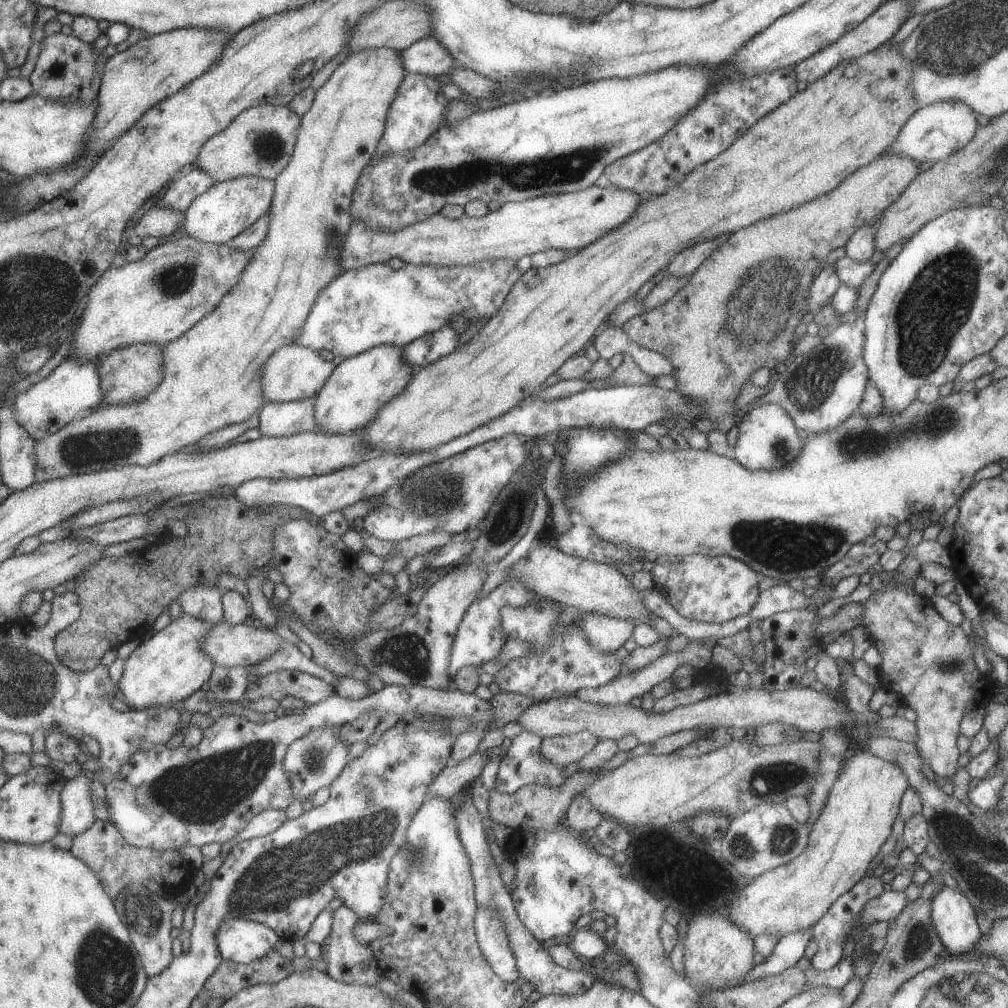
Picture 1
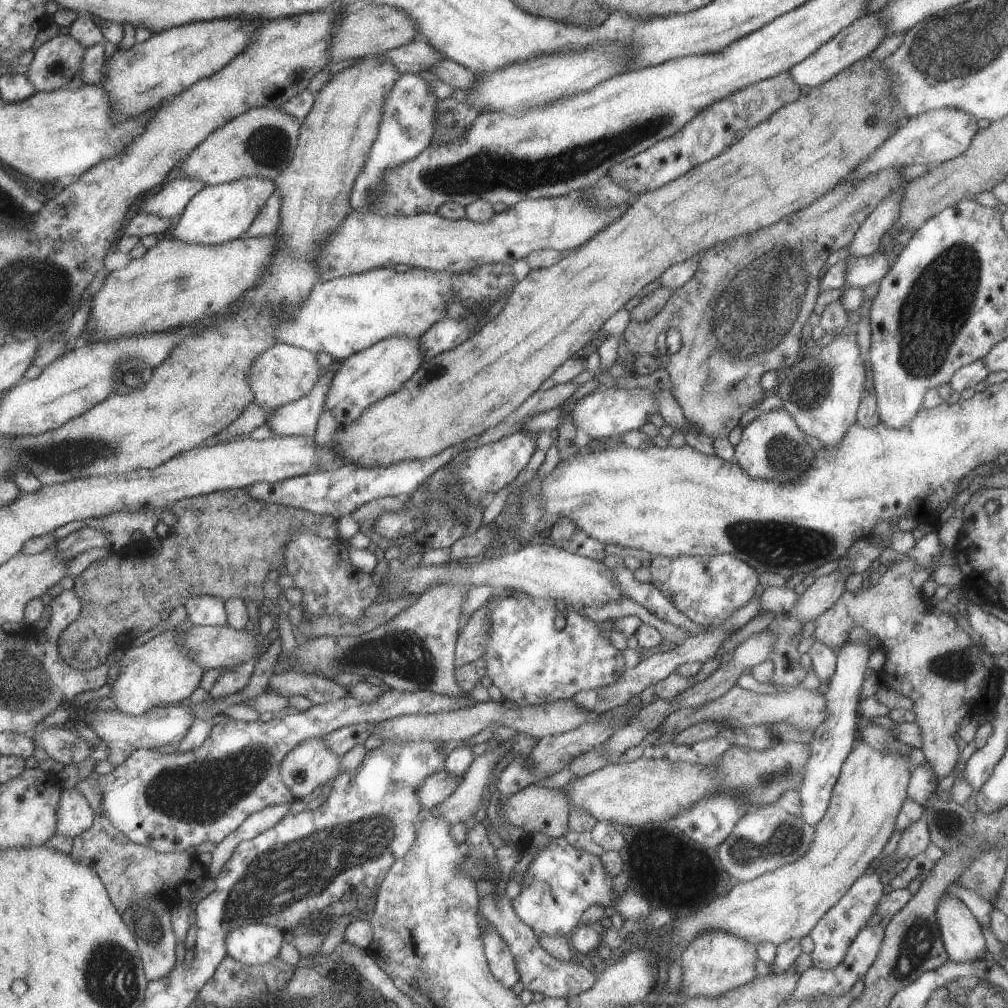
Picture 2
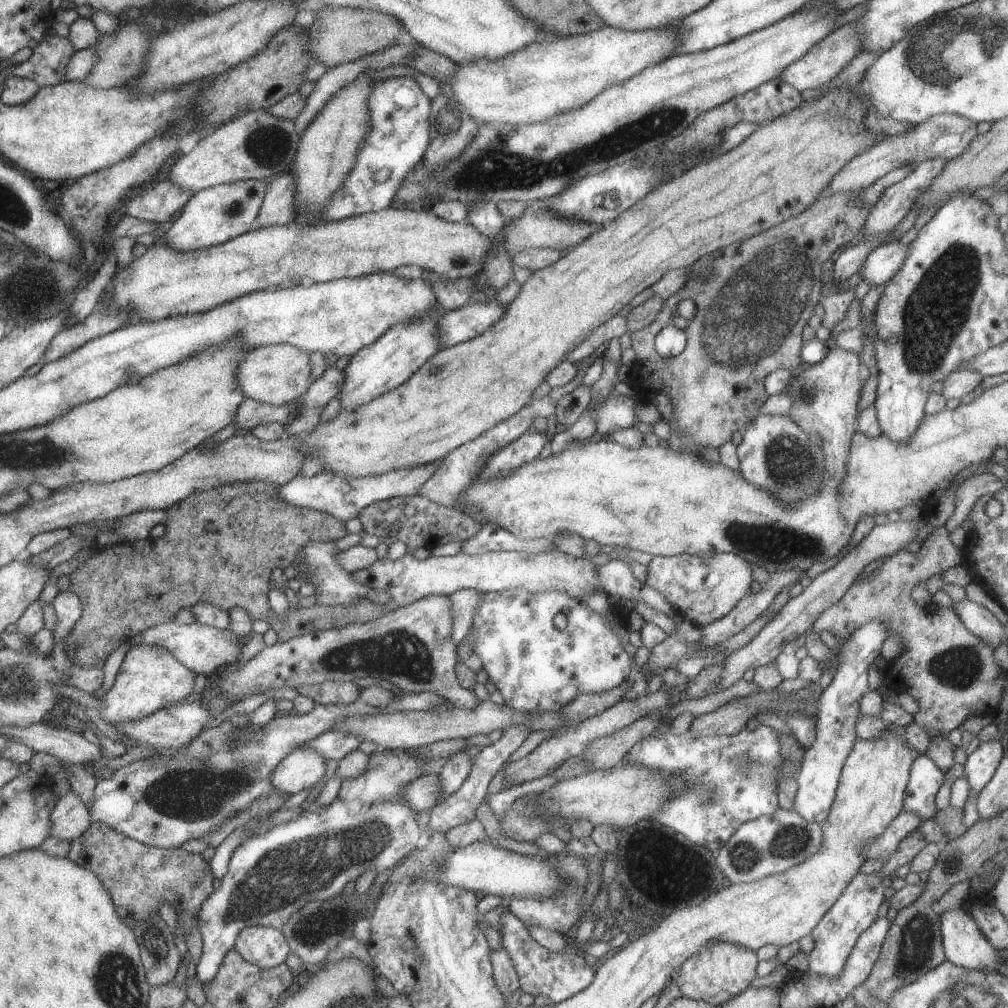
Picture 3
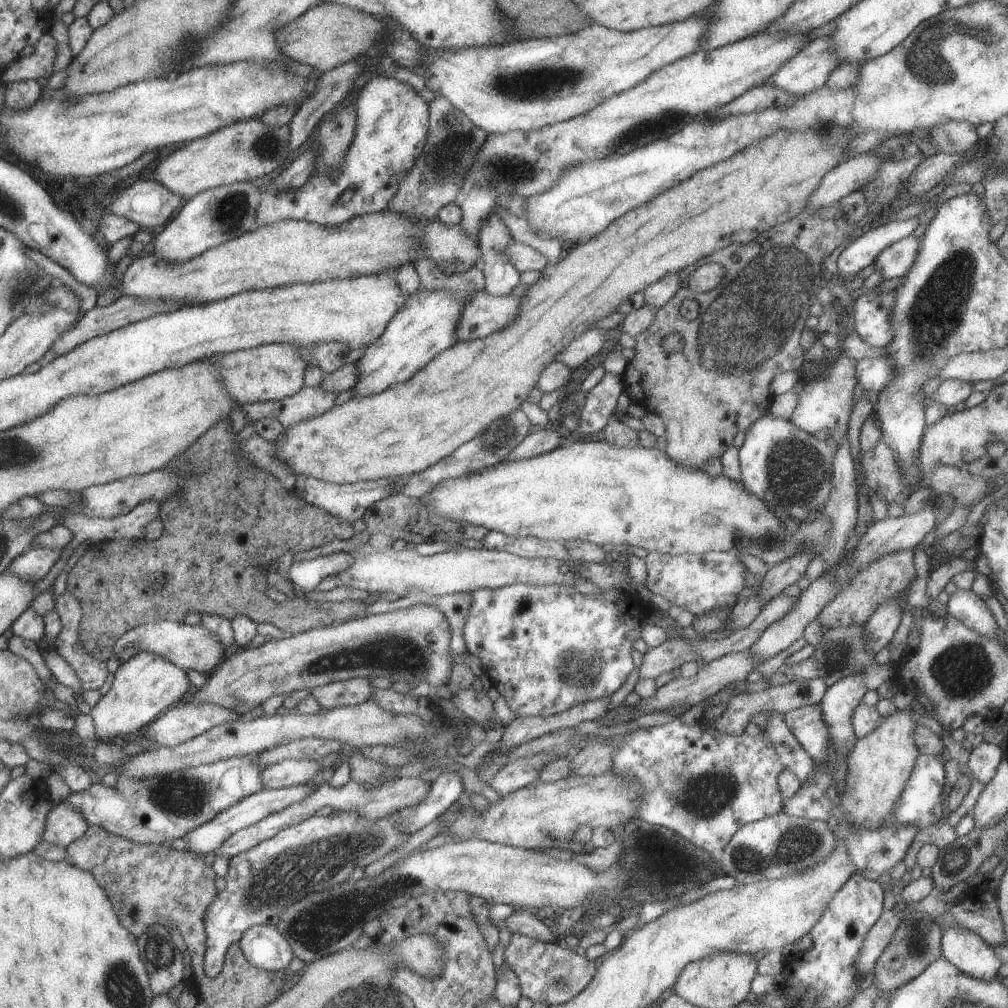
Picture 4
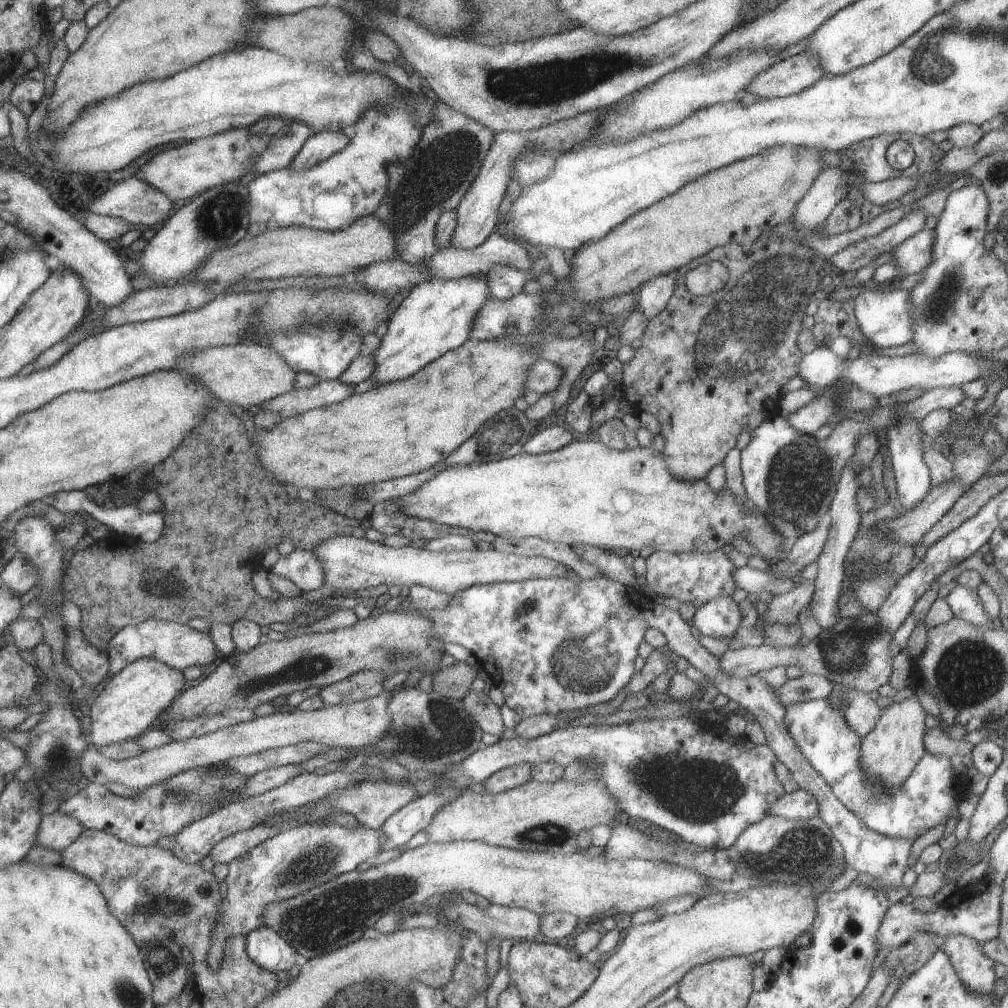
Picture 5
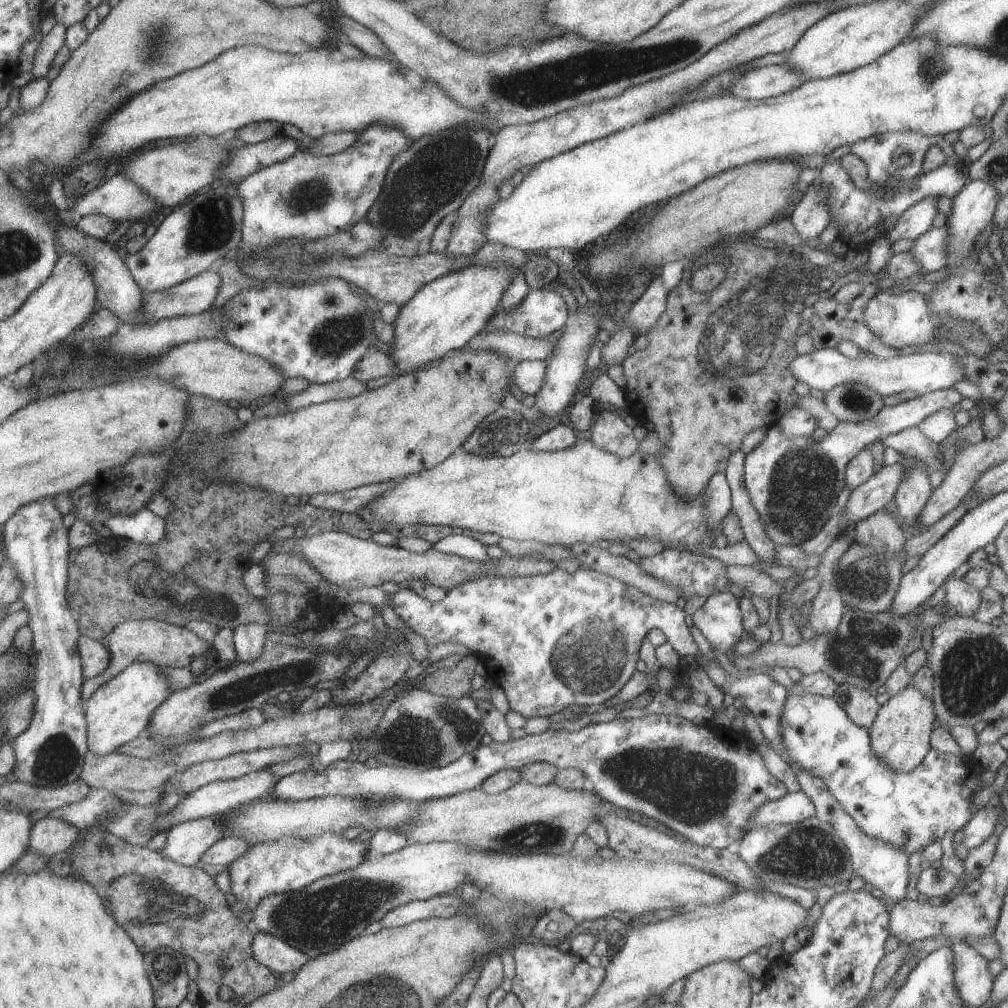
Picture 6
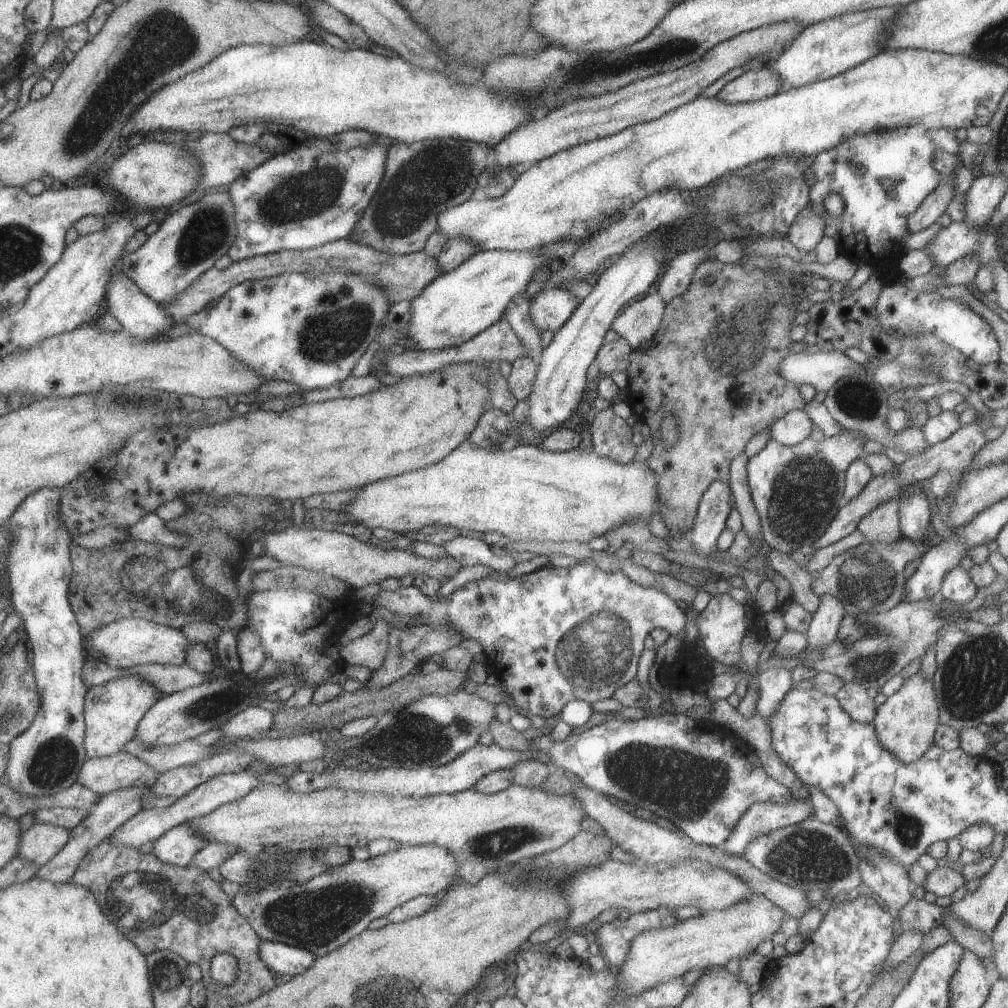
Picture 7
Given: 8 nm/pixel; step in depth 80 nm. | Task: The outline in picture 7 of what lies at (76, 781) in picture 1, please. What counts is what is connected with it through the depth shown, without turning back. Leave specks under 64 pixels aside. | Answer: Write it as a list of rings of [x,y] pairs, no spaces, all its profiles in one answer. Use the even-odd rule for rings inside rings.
[[[33,823],[19,836],[19,846],[17,846],[15,857],[19,856],[23,862],[27,860],[41,867],[61,851],[69,840],[69,832],[53,824]]]

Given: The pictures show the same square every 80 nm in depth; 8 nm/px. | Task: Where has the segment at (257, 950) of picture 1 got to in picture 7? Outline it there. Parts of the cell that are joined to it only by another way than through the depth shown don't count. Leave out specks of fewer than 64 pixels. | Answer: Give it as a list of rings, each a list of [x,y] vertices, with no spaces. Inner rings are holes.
[[[261,941],[259,958],[271,972],[280,975],[297,976],[313,964],[311,952],[279,942]]]

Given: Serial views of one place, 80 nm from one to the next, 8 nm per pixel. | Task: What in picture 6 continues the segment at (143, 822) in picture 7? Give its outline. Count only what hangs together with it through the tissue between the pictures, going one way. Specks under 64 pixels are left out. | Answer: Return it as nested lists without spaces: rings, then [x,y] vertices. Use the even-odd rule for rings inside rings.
[[[260,769],[254,772],[249,772],[240,778],[230,780],[215,780],[209,782],[192,792],[189,792],[169,814],[165,816],[157,816],[155,818],[155,826],[157,828],[168,828],[175,826],[184,821],[191,821],[203,817],[222,815],[225,810],[232,810],[239,807],[245,802],[251,802],[259,796],[263,796],[278,782],[279,778],[273,776],[269,770]]]

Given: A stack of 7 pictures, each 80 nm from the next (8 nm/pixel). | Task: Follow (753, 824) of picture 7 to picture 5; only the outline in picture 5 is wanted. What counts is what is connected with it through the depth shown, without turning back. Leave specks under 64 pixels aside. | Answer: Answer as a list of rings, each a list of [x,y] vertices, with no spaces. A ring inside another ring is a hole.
[[[798,789],[791,793],[784,793],[767,808],[769,816],[779,816],[785,820],[799,820],[818,816],[817,802],[809,792]]]

